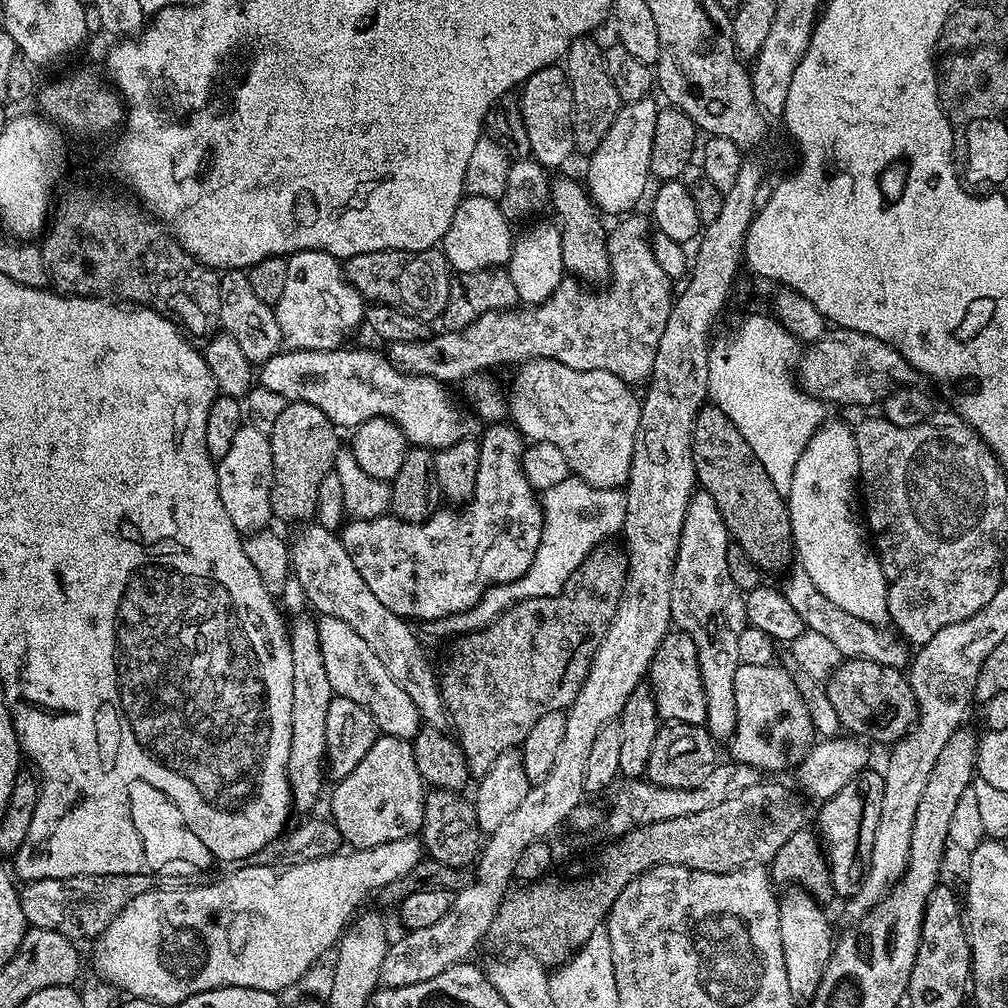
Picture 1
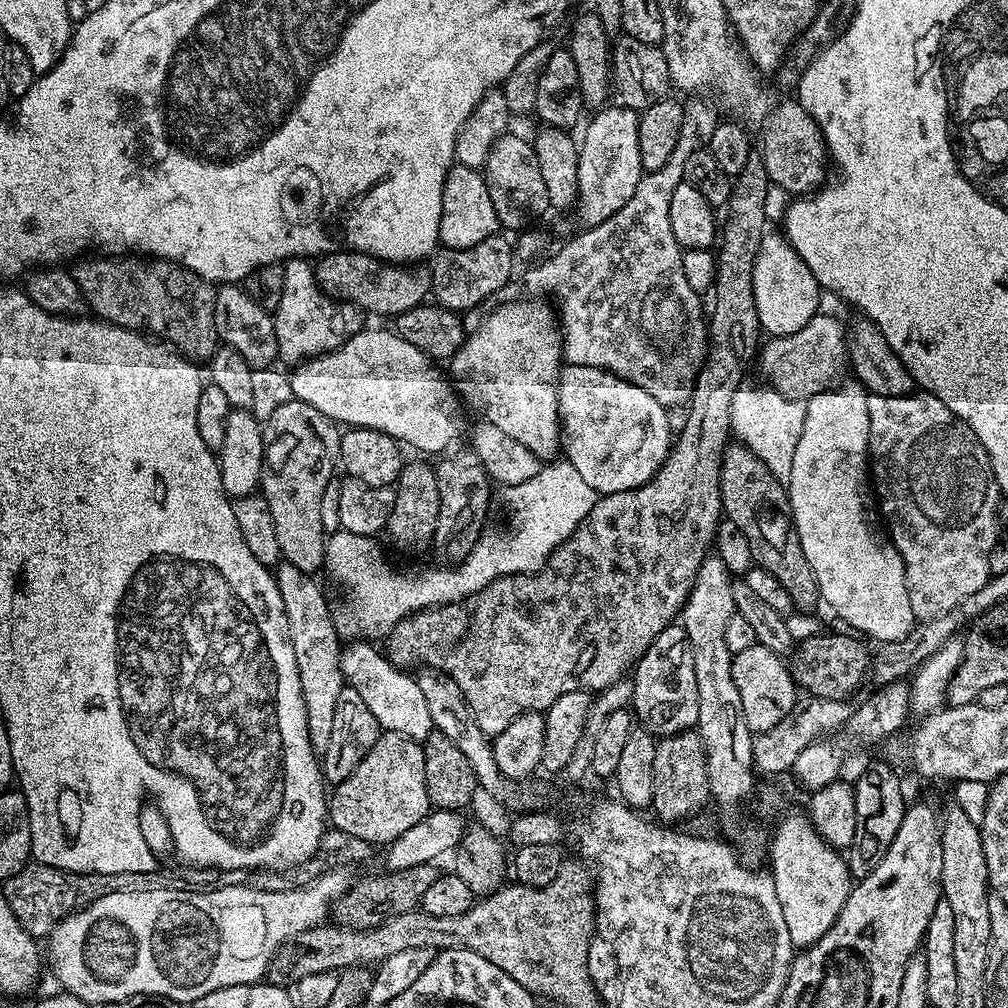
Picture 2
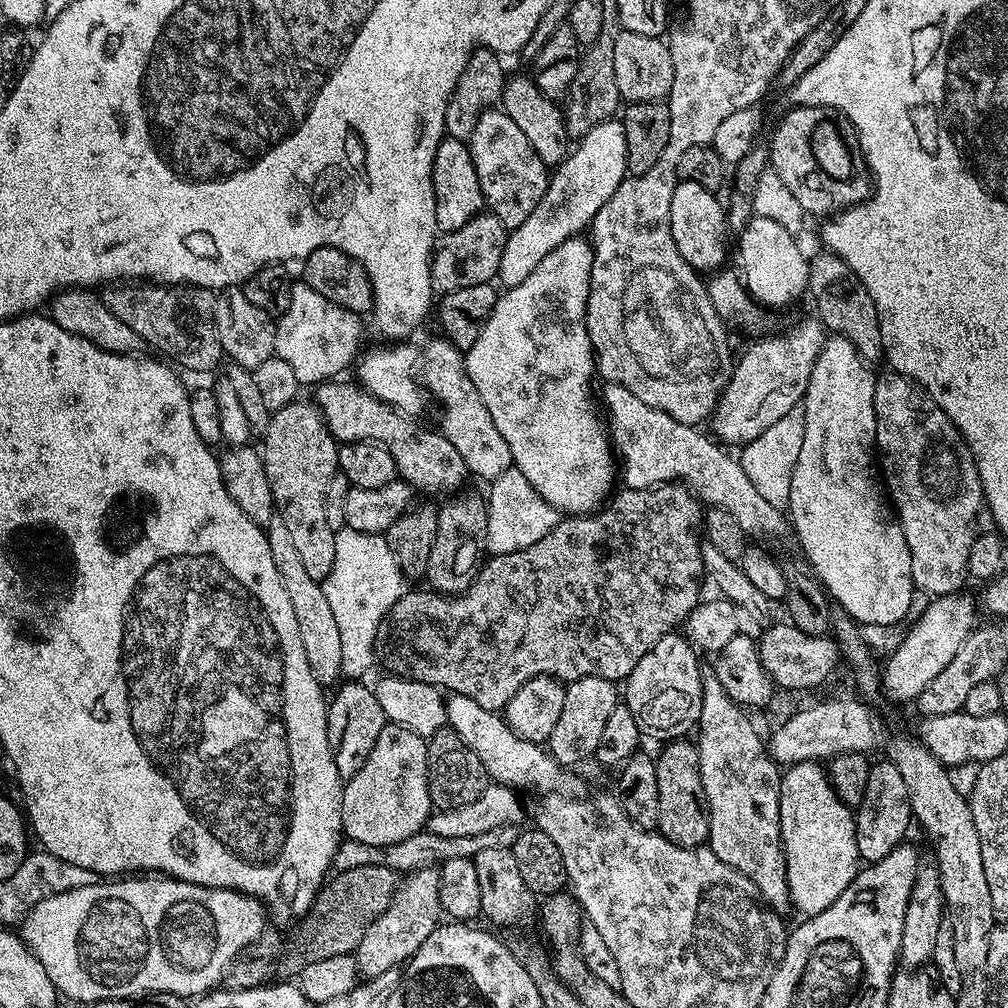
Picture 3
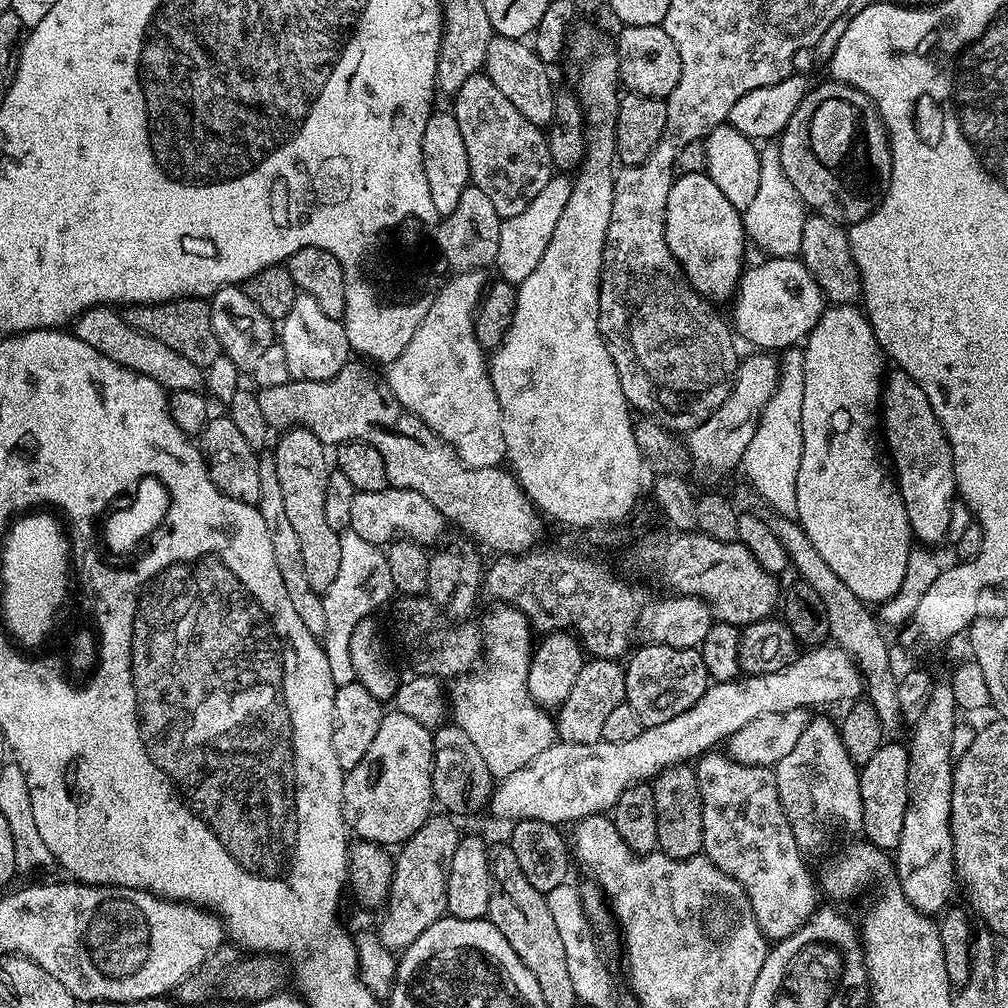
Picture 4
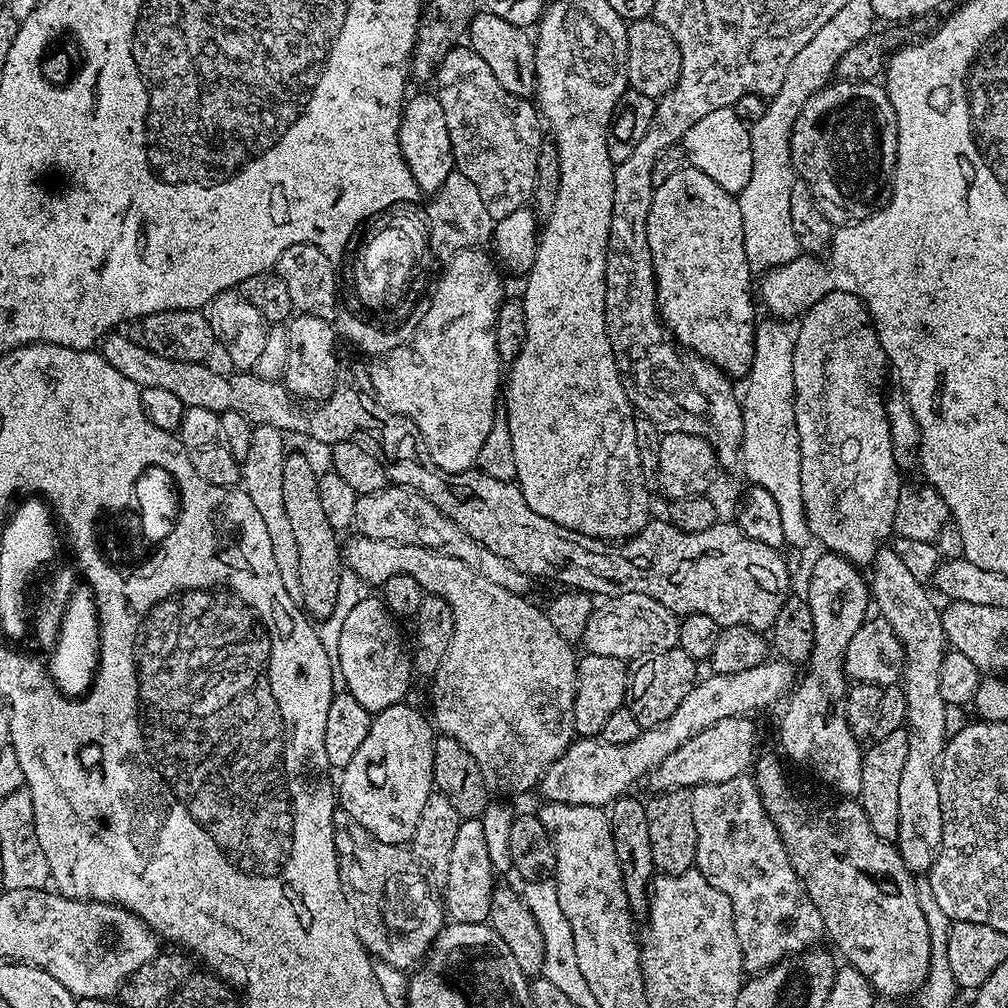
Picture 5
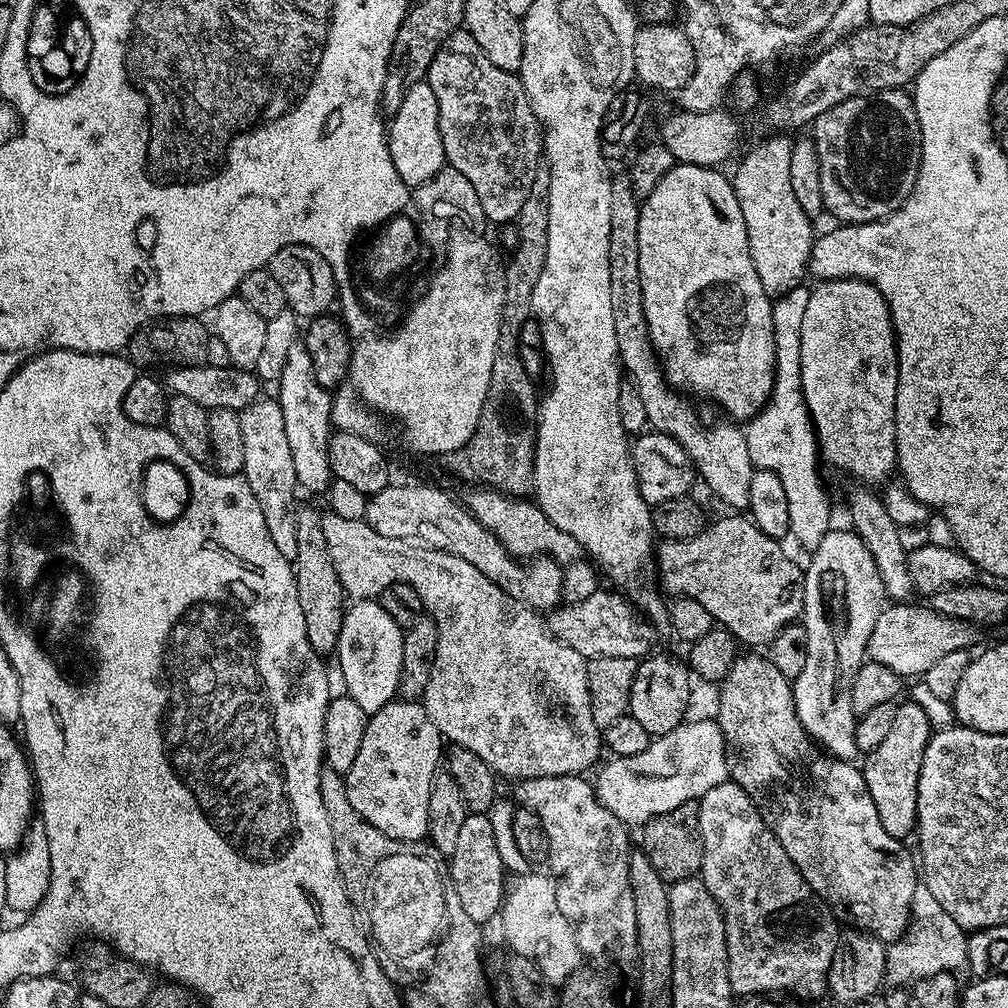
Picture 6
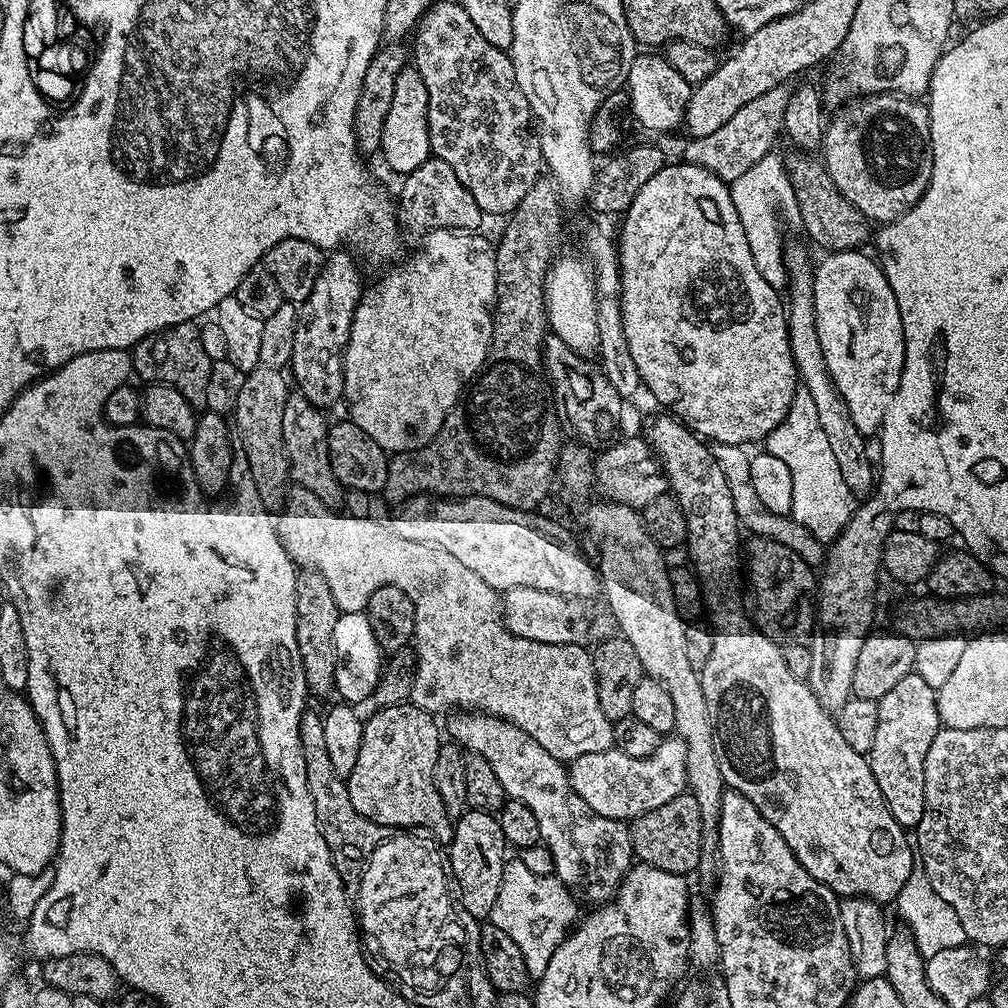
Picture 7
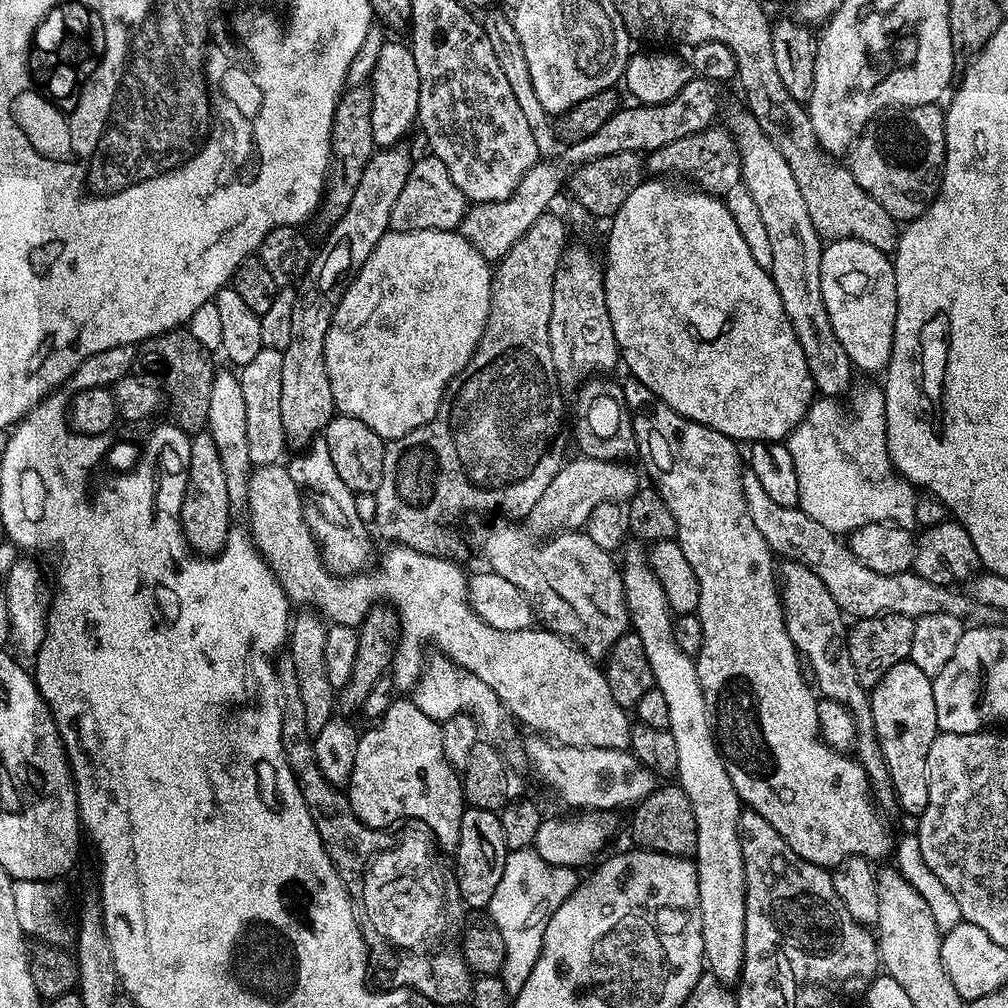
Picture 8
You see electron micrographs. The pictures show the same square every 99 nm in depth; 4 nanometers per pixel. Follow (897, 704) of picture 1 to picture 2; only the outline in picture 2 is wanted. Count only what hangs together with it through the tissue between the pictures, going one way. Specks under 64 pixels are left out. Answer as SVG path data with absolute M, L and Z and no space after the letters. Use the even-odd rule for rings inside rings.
M821 634L812 636L808 640L799 641L790 660L790 671L793 680L803 691L805 688L809 697L821 696L822 698L847 701L859 690L860 683L866 680L870 667L870 648L869 650L867 648L869 645L855 635L847 635L827 636L827 634Z

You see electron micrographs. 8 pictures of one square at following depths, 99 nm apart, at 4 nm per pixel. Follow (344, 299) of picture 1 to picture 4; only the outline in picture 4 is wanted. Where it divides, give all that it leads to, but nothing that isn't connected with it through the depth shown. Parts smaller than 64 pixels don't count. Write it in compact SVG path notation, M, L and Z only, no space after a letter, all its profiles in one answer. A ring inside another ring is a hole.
M297 295L290 314L278 324L278 343L286 350L286 362L294 380L329 380L350 359L349 329L340 320L330 318L314 298Z

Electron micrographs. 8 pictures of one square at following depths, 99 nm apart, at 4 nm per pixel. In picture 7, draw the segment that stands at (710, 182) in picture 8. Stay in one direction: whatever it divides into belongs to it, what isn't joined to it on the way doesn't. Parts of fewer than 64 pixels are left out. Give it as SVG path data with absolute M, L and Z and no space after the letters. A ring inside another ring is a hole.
M787 83L774 86L768 93L747 102L728 122L706 137L694 137L687 141L683 159L690 164L697 164L719 180L730 182L746 174L758 158L773 151L777 146L776 139L782 136L784 129L784 111L792 97L792 88Z

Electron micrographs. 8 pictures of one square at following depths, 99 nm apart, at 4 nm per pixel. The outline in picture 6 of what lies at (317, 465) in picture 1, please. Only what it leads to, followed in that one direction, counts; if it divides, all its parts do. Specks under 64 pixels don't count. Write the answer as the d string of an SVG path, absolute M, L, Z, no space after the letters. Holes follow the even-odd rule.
M301 507L296 514L296 533L298 534L298 554L291 561L292 573L296 576L298 586L298 602L302 602L302 610L306 618L306 638L310 638L310 646L321 654L335 653L336 643L342 630L342 618L346 611L346 593L342 582L338 578L338 570L334 570L334 562L326 546L326 534L322 534L320 525L321 513L312 508Z

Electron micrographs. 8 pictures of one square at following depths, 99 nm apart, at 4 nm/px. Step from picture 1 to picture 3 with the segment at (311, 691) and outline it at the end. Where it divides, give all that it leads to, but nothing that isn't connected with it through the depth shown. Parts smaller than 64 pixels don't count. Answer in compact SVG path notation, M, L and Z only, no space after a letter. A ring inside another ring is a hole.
M273 518L266 531L270 558L274 558L274 566L278 566L278 578L282 578L286 594L290 594L290 606L294 606L294 618L298 618L298 634L302 634L302 646L306 649L310 670L314 670L314 678L321 686L335 685L342 676L342 637L338 634L338 621L326 602L323 583L310 578L298 549L294 547L290 530L286 530L286 522Z

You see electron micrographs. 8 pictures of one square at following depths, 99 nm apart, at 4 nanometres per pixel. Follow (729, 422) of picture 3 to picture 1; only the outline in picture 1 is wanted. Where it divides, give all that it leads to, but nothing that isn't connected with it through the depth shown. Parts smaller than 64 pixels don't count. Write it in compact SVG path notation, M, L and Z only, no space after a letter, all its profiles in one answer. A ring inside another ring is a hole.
M833 327L803 349L798 360L798 383L809 396L832 404L868 404L872 392L887 393L897 386L908 386L918 373L886 342L876 336L862 334L849 328Z

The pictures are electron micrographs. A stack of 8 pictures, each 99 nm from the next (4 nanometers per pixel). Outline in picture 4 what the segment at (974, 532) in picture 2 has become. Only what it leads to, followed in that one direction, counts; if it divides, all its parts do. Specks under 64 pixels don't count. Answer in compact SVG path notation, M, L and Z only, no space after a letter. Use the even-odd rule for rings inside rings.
M899 370L887 373L882 388L882 440L894 469L896 486L904 499L912 535L921 545L934 546L948 532L952 499L955 501L958 496L952 443L945 438L926 394Z

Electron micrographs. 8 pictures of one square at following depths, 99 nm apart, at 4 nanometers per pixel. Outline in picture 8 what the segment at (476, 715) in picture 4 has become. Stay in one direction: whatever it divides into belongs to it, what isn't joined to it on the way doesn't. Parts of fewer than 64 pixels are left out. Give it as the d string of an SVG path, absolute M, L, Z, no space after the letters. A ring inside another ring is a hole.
M283 463L267 464L261 468L256 468L252 473L250 482L248 483L248 498L246 501L246 509L248 508L248 528L247 531L252 537L253 544L256 545L260 555L267 560L268 565L272 567L273 572L280 580L284 592L287 594L289 601L296 606L307 606L309 609L315 610L325 621L332 624L345 624L351 628L356 628L363 623L366 614L372 608L377 598L383 598L385 601L391 602L392 606L400 614L400 639L396 642L396 653L392 659L392 667L390 669L390 679L392 687L397 693L408 694L415 689L416 684L420 681L420 673L424 670L426 663L426 651L424 652L424 643L427 640L433 640L437 644L439 651L454 661L458 666L462 666L470 674L474 674L478 678L482 678L482 682L486 682L486 686L490 686L490 690L494 690L494 694L498 694L498 698L508 708L509 713L513 717L516 716L525 724L526 727L532 728L538 734L547 734L555 743L565 744L566 746L578 746L579 748L628 748L630 742L630 734L632 733L633 721L630 719L629 713L622 706L618 706L618 702L614 702L614 694L610 694L610 686L608 685L608 677L605 669L600 668L591 660L589 653L581 648L579 644L573 644L572 641L564 636L558 635L557 632L549 632L543 626L533 626L526 630L518 630L517 632L499 632L494 630L494 626L490 626L486 622L482 622L482 618L478 618L478 614L468 602L468 586L466 583L466 572L456 565L455 559L446 556L431 556L425 552L419 552L413 548L401 548L399 546L389 547L389 552L380 560L380 569L377 572L369 571L367 574L357 574L351 578L337 576L335 572L329 572L328 567L324 565L324 557L320 554L320 547L316 545L316 539L312 537L312 532L308 528L308 524L304 521L304 509L306 501L300 491L300 487L294 482L294 478L290 478L287 467Z

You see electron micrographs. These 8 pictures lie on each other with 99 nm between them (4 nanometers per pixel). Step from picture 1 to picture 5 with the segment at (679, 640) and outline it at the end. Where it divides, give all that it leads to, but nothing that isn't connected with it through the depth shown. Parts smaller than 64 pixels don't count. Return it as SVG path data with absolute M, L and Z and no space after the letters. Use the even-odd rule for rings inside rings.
M677 646L653 652L631 669L626 707L634 714L634 718L638 718L641 729L653 728L658 726L658 722L666 722L666 718L670 718L670 714L674 714L674 710L682 706L682 698L686 698L686 694L690 694L690 690L696 685L696 668L698 661Z

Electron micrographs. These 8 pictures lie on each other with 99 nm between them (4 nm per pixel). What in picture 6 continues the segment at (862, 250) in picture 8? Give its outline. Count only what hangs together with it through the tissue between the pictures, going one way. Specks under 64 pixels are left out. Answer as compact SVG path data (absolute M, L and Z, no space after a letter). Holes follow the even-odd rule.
M845 278L842 280L825 279L824 284L810 291L810 303L806 306L806 314L802 314L802 392L804 401L808 407L808 413L812 418L812 426L816 430L818 452L823 463L833 464L842 471L856 474L867 485L877 486L888 475L897 471L896 466L896 391L898 390L898 378L900 377L900 363L896 357L896 332L892 329L892 319L886 298L868 280Z

